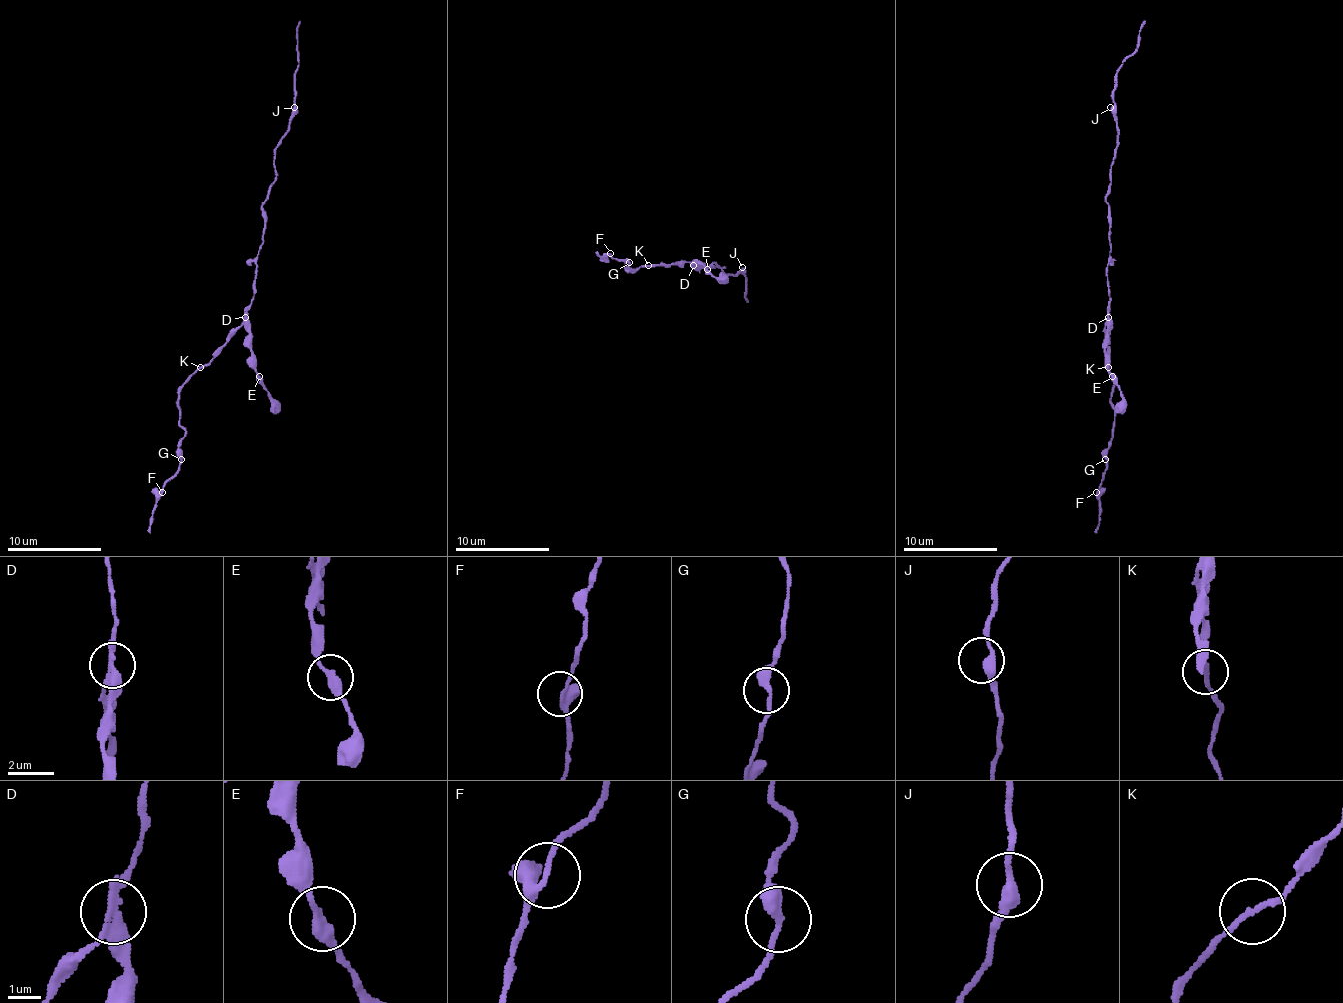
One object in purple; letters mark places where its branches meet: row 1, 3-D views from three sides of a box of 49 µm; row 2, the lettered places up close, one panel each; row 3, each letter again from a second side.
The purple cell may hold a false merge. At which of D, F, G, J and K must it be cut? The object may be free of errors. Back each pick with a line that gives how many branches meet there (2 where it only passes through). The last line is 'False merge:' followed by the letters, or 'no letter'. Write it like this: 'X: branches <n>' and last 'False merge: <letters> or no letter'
D: branches 3
False merge: D

